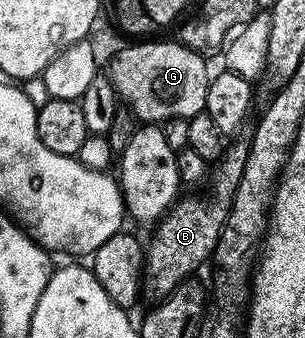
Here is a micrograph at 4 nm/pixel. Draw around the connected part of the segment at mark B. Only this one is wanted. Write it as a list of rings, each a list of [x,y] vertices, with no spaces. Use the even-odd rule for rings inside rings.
[[[240,135],[235,138],[236,141],[225,148],[222,156],[215,162],[214,168],[210,173],[210,190],[213,197],[200,197],[204,195],[184,195],[173,204],[172,208],[160,218],[156,229],[152,233],[152,242],[147,242],[144,250],[144,279],[142,282],[142,293],[145,298],[153,297],[153,302],[159,303],[172,296],[179,285],[193,276],[192,272],[199,267],[203,261],[207,262],[214,250],[218,239],[222,235],[222,227],[228,218],[228,212],[234,199],[234,191],[238,191],[238,182],[242,179],[242,171],[246,168],[246,159],[250,151],[251,136]]]

